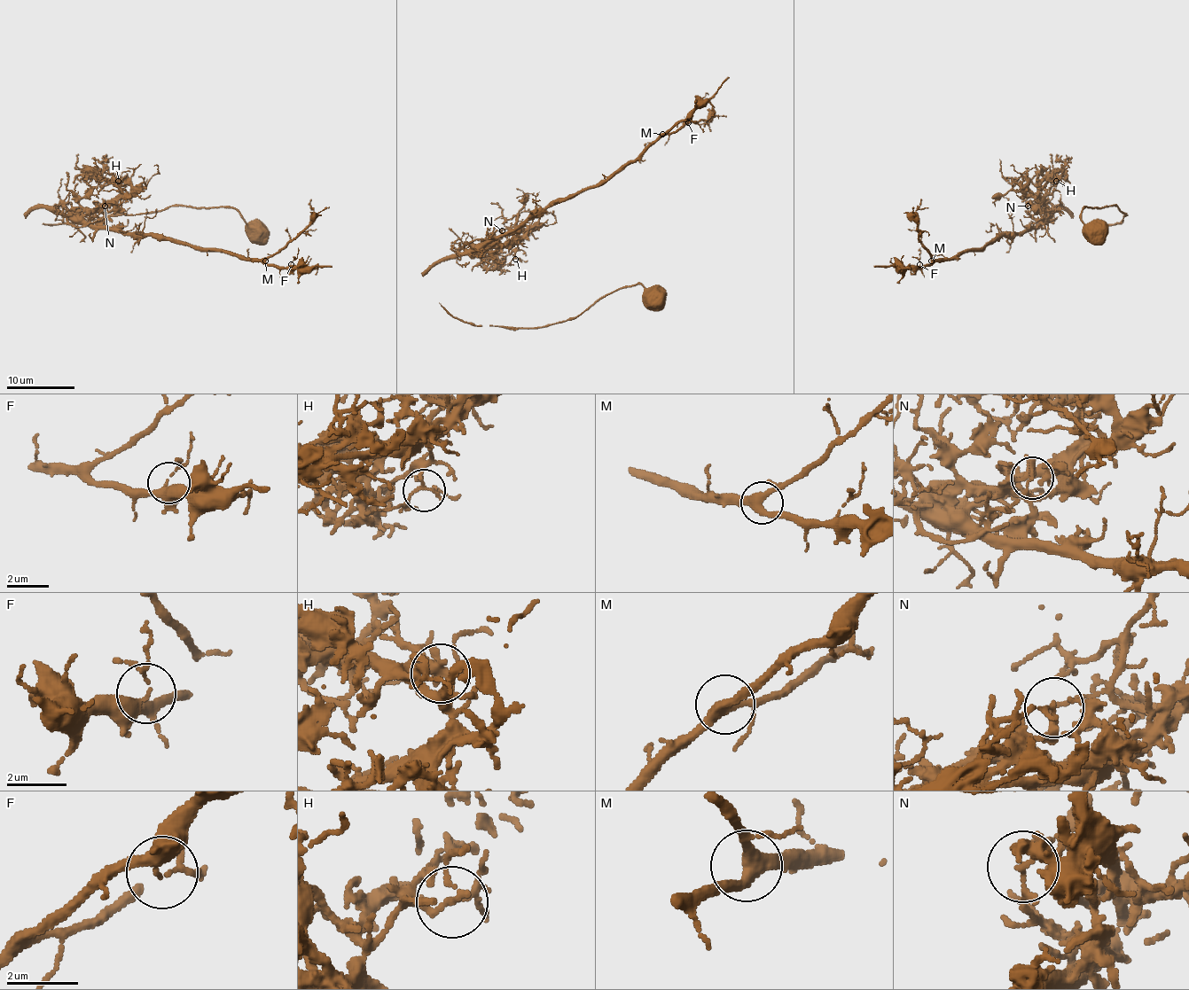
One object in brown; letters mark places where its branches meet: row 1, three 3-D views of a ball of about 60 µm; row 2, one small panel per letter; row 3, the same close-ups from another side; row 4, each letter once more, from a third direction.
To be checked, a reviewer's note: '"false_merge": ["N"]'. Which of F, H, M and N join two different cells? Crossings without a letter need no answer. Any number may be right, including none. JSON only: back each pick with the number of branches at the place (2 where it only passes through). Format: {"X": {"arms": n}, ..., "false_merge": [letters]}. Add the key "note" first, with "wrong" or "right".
{"note": "right", "N": {"arms": 4}, "false_merge": ["N"]}

